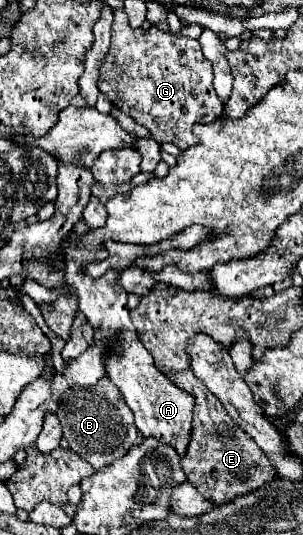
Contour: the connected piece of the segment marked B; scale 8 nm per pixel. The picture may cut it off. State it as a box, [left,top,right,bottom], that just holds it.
[57,379,143,471]

